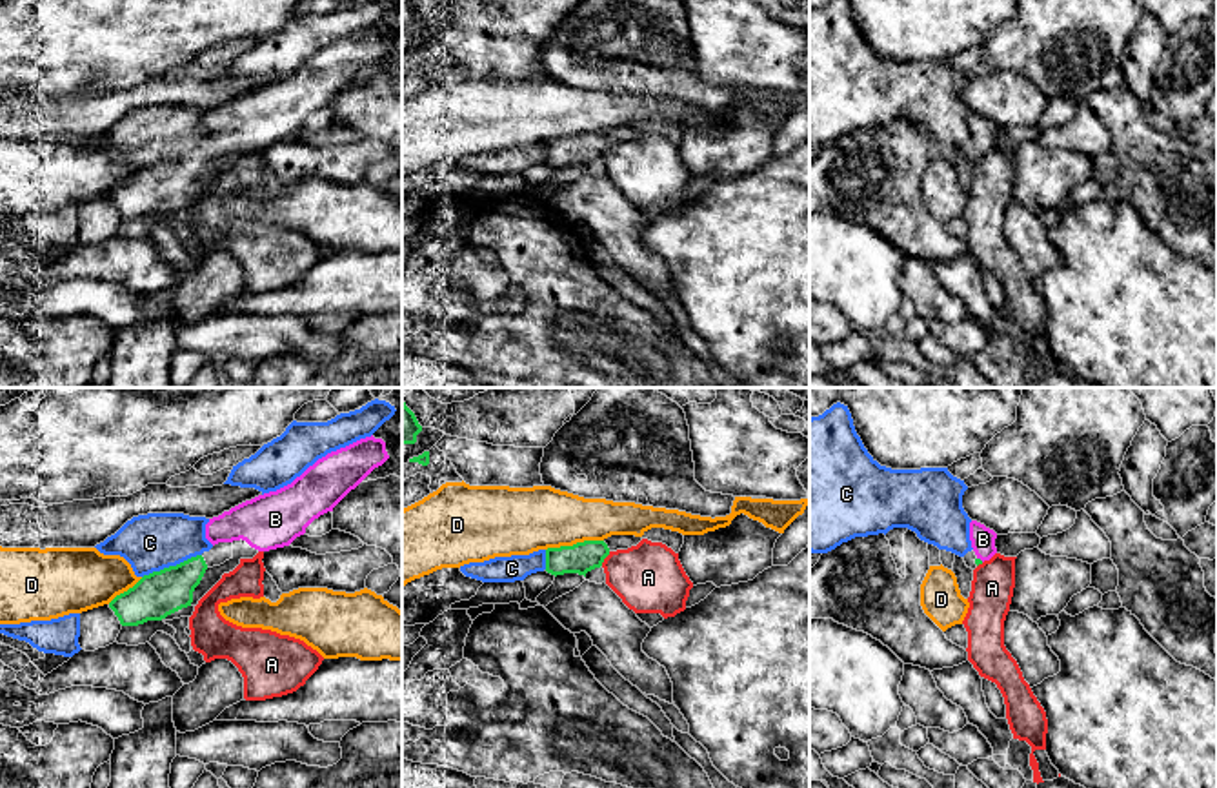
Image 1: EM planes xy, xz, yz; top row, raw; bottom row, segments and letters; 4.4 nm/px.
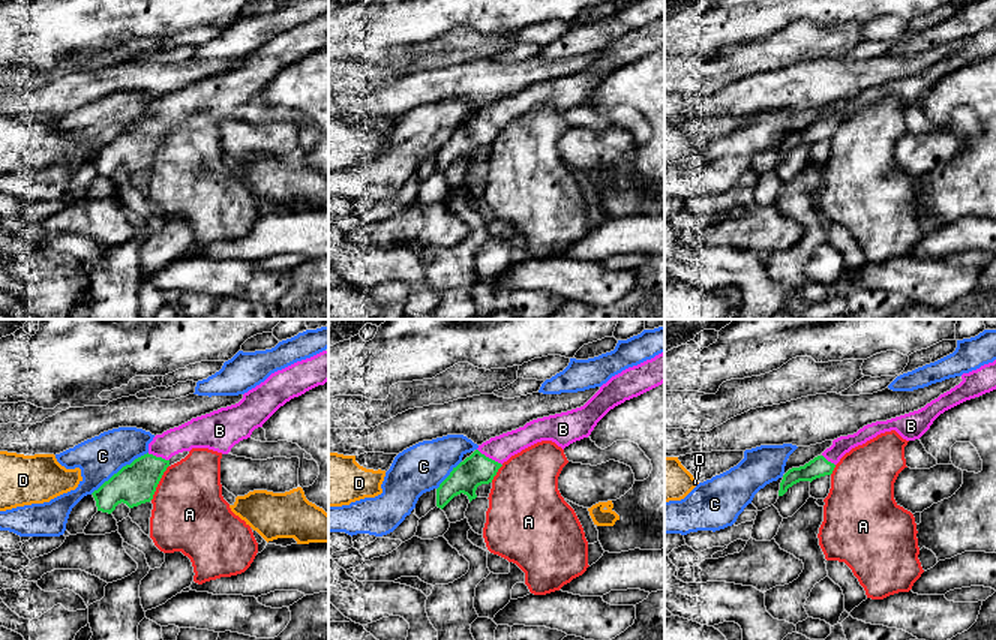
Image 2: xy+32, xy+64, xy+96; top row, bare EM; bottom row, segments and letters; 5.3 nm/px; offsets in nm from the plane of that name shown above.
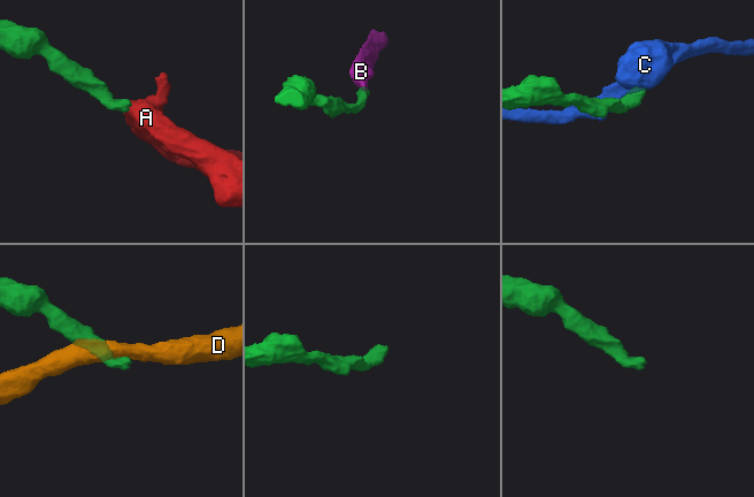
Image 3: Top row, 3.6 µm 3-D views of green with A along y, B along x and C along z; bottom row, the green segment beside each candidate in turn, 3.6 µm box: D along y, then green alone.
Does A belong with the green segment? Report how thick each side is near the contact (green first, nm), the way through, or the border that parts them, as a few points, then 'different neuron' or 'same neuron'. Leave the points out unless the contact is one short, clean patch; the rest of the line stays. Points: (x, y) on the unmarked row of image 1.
140/300 nm | along xz (610, 144), (601, 157) | different neuron

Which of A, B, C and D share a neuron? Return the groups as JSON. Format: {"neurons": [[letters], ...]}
{"neurons": [["A"], ["B"], ["C"], ["D"]]}

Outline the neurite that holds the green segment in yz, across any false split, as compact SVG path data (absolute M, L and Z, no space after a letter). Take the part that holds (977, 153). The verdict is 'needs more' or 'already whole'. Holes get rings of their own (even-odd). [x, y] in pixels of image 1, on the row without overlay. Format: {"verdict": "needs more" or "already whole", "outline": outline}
{"verdict": "needs more", "outline": "M977 113L970 115L970 133L977 147L975 151L977 158L982 157L984 153L990 153L997 146L995 131L997 126L993 122L986 120Z"}

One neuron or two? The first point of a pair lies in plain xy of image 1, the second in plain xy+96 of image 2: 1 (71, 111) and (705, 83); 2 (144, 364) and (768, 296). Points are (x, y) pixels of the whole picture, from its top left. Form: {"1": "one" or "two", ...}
{"1": "two", "2": "two"}

